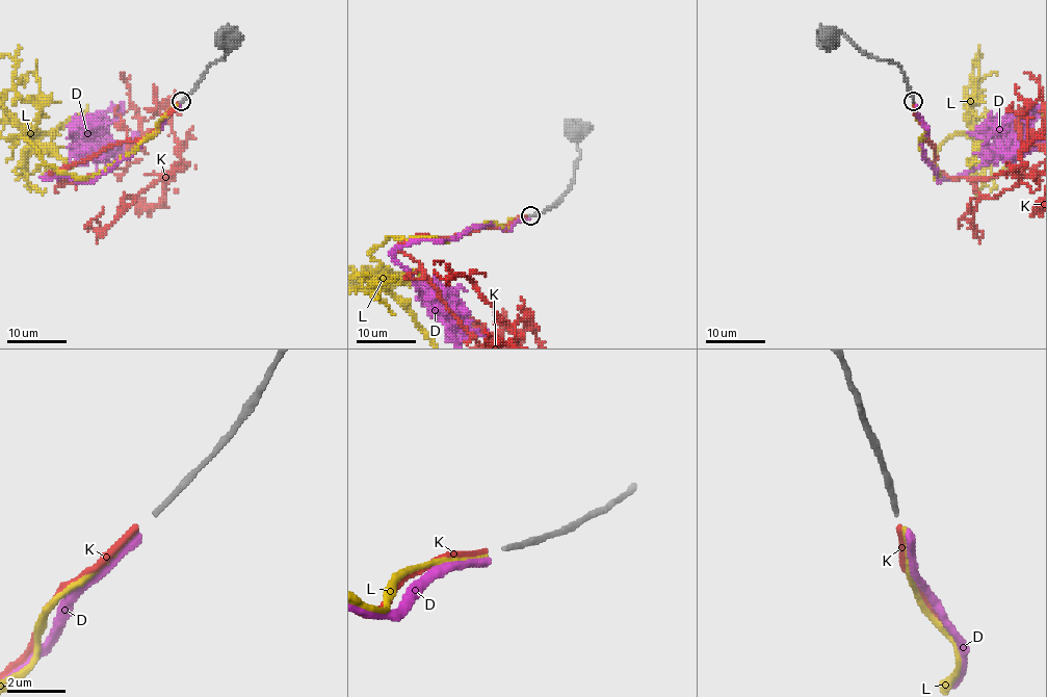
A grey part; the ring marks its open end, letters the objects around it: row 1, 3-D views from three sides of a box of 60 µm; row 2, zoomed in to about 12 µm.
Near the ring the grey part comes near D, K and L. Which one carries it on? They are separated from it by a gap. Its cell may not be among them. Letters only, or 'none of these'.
K

